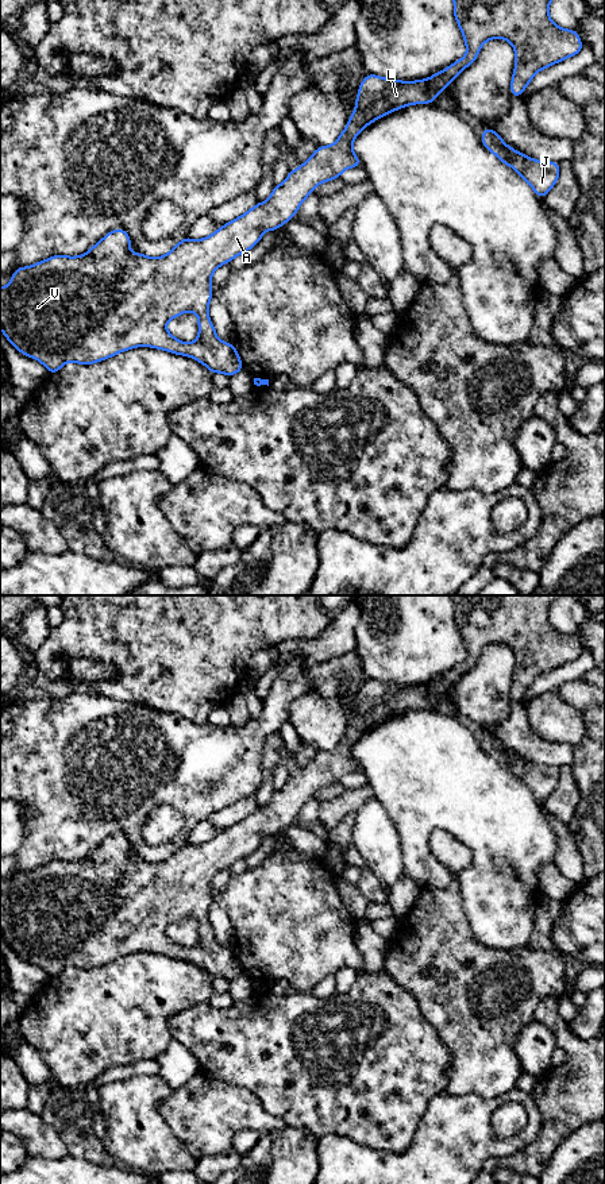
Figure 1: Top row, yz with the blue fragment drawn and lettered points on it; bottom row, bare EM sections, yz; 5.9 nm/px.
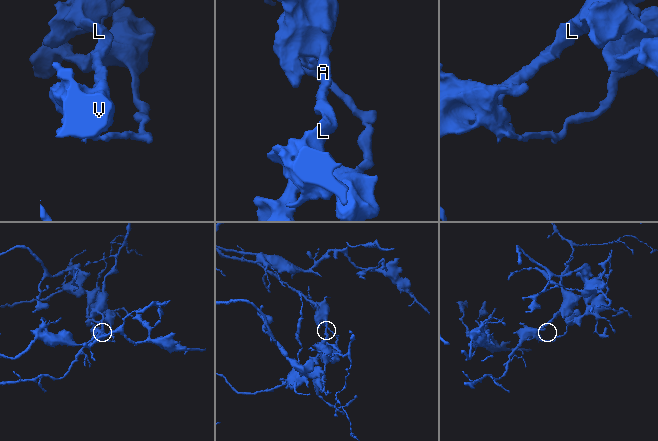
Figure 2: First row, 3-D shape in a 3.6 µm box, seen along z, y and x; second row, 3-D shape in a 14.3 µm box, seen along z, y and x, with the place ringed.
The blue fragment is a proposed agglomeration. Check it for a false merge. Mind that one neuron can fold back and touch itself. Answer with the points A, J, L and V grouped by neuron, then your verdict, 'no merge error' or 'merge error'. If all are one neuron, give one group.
A L V / J; merge error

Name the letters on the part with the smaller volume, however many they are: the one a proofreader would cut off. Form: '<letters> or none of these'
A, L, V

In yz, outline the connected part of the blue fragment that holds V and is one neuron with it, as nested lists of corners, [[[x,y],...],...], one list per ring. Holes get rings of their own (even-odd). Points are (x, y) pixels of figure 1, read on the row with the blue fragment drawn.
[[[454,0],[454,16],[467,47],[467,53],[463,58],[429,78],[420,81],[397,81],[367,74],[359,85],[355,111],[351,113],[347,127],[339,135],[338,140],[332,146],[320,146],[316,149],[305,163],[292,170],[281,185],[274,186],[267,201],[257,203],[250,211],[223,224],[220,230],[204,239],[194,240],[184,238],[166,255],[149,258],[142,252],[132,254],[128,234],[123,228],[116,228],[81,257],[54,255],[32,266],[18,267],[14,271],[11,282],[5,288],[0,288],[0,329],[4,336],[19,352],[45,365],[50,374],[57,373],[68,362],[92,365],[108,359],[117,352],[140,346],[190,356],[205,365],[212,374],[223,373],[232,377],[239,373],[243,370],[243,365],[236,347],[221,342],[216,336],[215,327],[208,316],[208,305],[212,298],[211,277],[213,271],[219,266],[230,263],[236,255],[251,250],[266,231],[275,231],[293,219],[301,203],[317,185],[339,178],[348,167],[361,166],[359,158],[352,151],[352,142],[357,135],[374,120],[396,109],[411,104],[433,103],[438,95],[477,59],[486,41],[501,38],[509,41],[515,49],[516,65],[510,84],[512,97],[521,96],[523,90],[539,70],[578,54],[583,47],[578,32],[575,30],[560,28],[552,23],[548,14],[550,3],[551,0]],[[188,311],[193,311],[197,315],[199,339],[196,342],[184,343],[166,331],[166,323]]]

